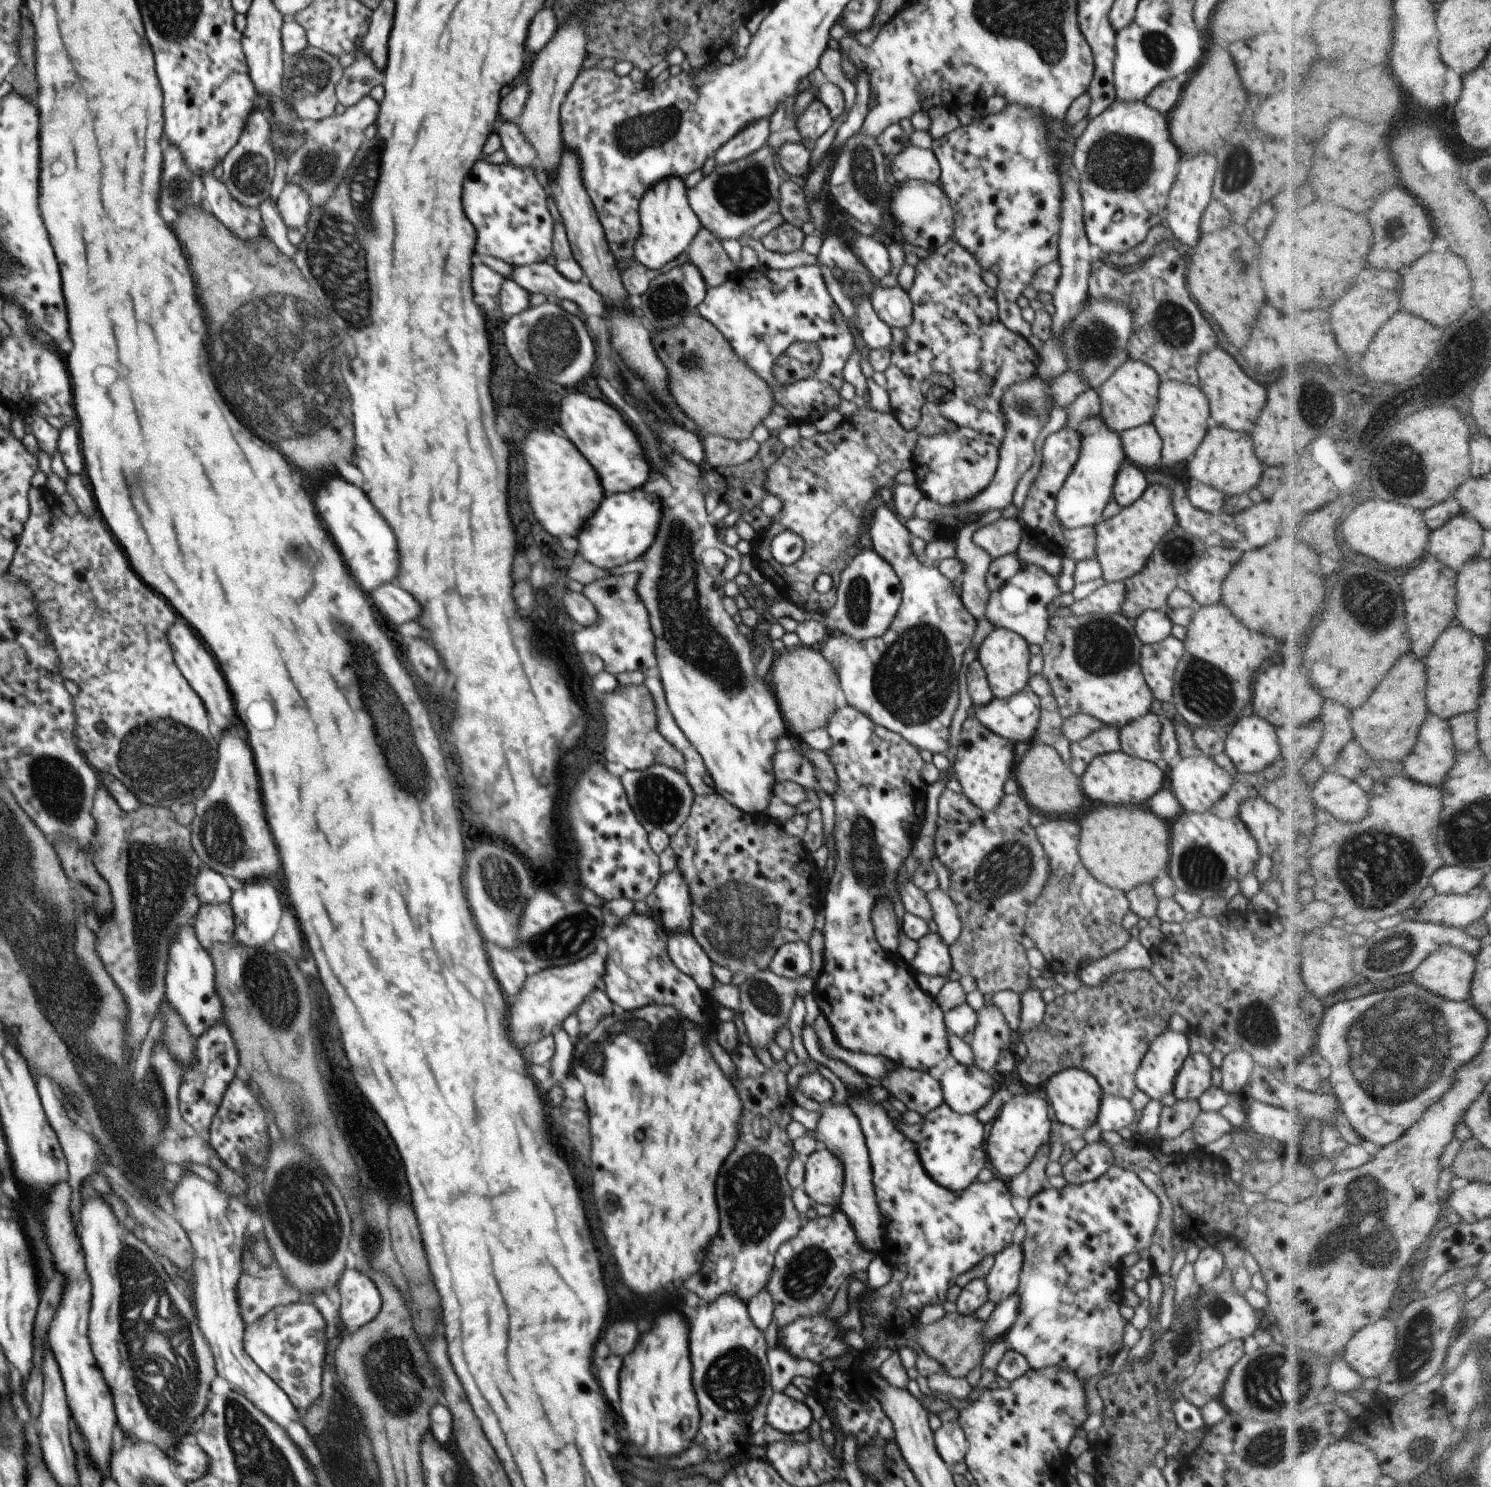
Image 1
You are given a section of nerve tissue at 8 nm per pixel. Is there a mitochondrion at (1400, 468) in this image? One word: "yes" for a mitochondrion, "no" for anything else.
yes

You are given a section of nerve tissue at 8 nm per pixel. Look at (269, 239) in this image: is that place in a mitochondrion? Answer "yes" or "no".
no

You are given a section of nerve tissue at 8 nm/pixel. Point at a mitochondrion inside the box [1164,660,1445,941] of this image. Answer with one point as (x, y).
(1393, 867)

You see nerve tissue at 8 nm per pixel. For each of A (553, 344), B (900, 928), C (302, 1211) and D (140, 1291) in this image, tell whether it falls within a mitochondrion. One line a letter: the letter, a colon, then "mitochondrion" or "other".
A: mitochondrion
B: other
C: mitochondrion
D: mitochondrion

